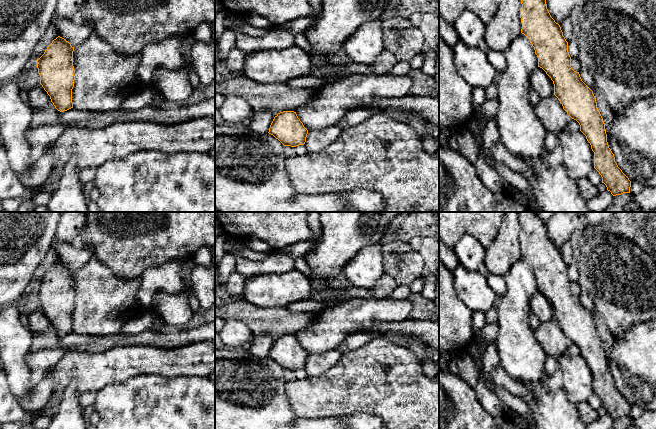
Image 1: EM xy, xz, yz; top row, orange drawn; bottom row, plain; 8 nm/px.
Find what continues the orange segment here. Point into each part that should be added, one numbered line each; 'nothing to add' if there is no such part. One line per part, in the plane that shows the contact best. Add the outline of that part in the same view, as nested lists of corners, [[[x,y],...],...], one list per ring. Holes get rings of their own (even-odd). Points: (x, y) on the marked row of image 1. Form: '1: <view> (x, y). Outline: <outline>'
nothing to add

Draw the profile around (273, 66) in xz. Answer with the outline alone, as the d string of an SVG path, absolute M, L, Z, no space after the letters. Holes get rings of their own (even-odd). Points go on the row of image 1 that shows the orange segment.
M293 45L282 50L259 50L247 54L243 73L261 84L276 84L308 76L311 67L309 53Z

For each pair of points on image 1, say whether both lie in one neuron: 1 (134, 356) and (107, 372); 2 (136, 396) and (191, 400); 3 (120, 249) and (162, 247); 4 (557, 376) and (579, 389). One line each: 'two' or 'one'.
1: one
2: one
3: one
4: two

